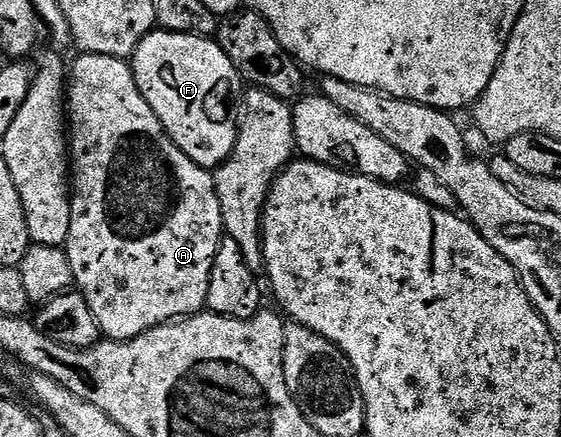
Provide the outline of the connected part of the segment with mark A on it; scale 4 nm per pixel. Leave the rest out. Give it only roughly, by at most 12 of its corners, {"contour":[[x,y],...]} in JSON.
{"contour":[[125,58],[66,81],[75,288],[129,341],[194,317],[226,234]]}

